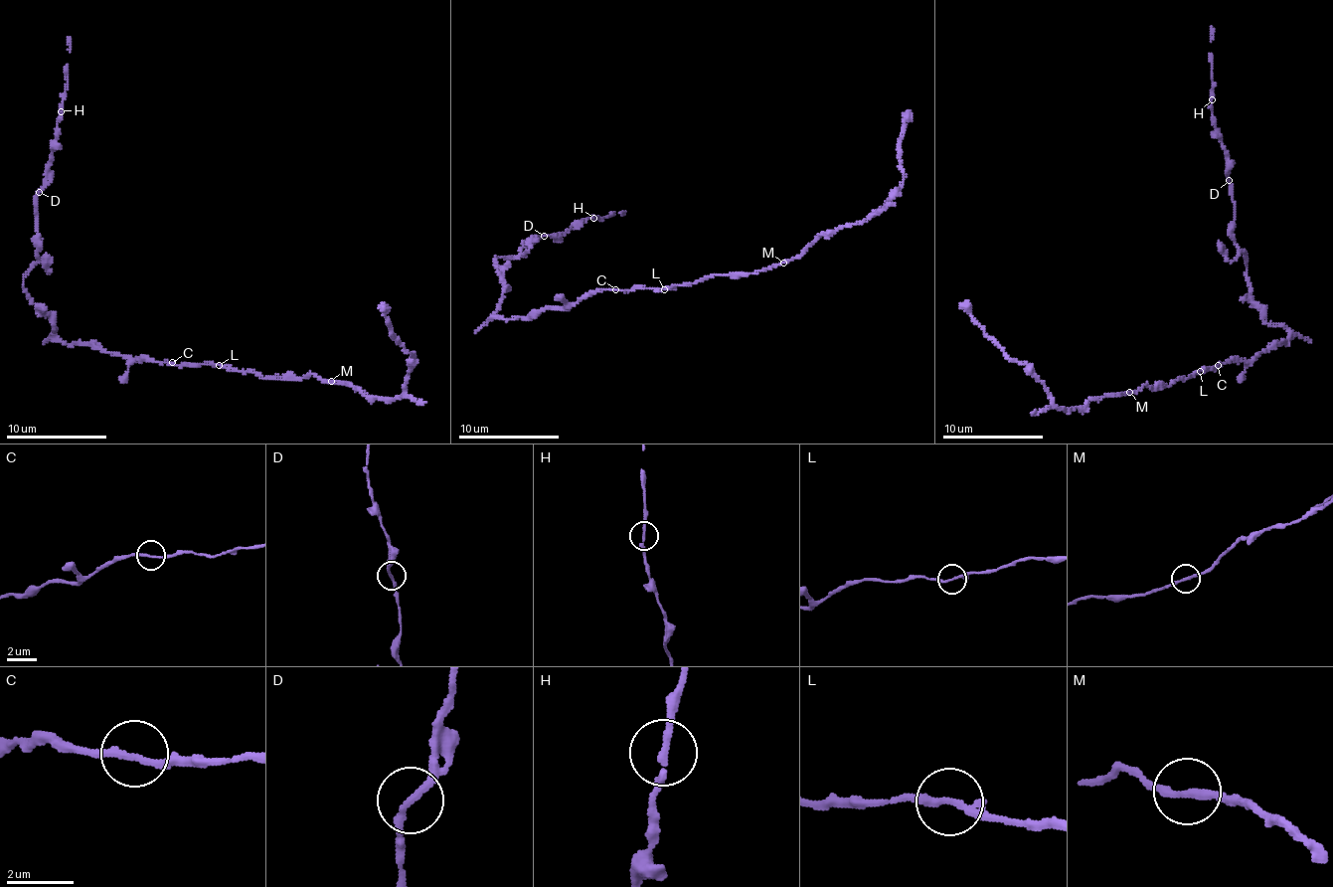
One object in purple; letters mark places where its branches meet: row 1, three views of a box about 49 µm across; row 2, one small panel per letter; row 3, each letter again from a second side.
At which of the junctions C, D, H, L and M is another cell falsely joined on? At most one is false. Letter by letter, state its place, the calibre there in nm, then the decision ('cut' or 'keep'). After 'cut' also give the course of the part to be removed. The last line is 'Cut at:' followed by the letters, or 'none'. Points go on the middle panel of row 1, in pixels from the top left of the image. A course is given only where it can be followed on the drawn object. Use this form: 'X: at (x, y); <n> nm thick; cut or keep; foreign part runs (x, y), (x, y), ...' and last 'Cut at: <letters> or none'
C: at (615, 289); 190 nm thick; keep
D: at (544, 236); 190 nm thick; keep
H: at (593, 218); 200 nm thick; keep
L: at (664, 289); 190 nm thick; keep
M: at (783, 263); 200 nm thick; keep
Cut at: none

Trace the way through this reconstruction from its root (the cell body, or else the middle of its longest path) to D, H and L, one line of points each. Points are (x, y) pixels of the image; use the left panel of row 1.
D: (147, 361), (66, 344), (55, 334), (53, 319), (27, 294), (23, 274), (40, 258), (39, 192)
H: (147, 361), (66, 344), (23, 286), (23, 274), (40, 258), (37, 196), (60, 111)
L: (147, 361), (177, 365), (219, 365)

